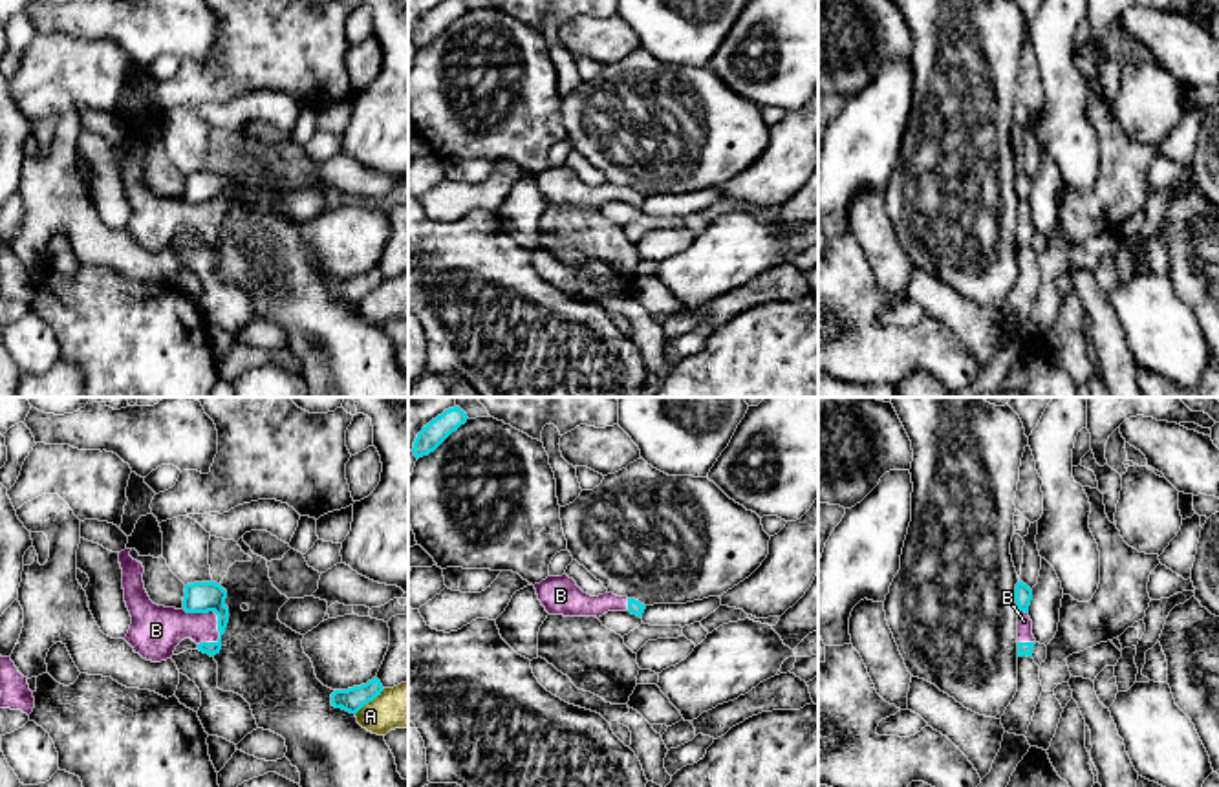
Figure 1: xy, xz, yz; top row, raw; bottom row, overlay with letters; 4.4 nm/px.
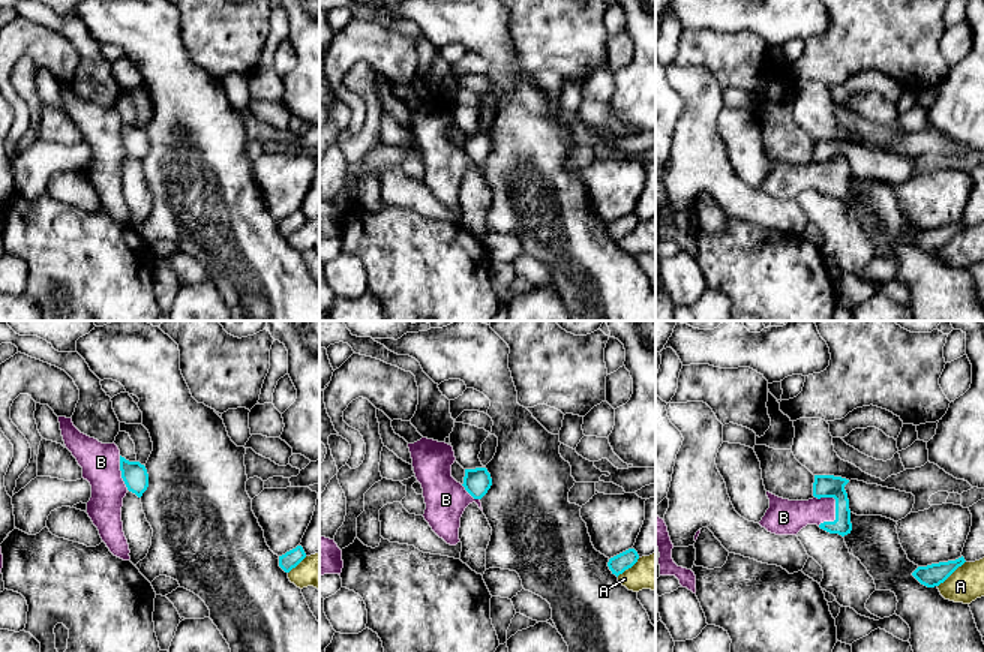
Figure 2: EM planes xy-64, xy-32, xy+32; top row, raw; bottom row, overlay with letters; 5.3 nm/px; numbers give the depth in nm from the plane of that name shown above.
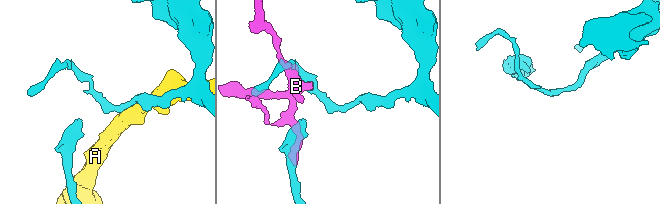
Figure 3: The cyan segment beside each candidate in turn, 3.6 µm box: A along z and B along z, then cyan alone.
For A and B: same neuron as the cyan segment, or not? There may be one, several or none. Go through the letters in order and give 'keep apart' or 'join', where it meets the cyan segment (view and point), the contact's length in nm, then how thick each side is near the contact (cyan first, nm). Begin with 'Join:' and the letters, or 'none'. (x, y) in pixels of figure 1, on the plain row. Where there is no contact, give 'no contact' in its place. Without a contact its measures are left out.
Join: B
A: keep apart; meets cyan in xy at (370, 290); contact 180 nm long; 110 nm thick on the cyan side, 200 nm on the other
B: join; meets cyan in xy at (213, 200); contact 220 nm long; 140 nm thick on the cyan side, 200 nm on the other

